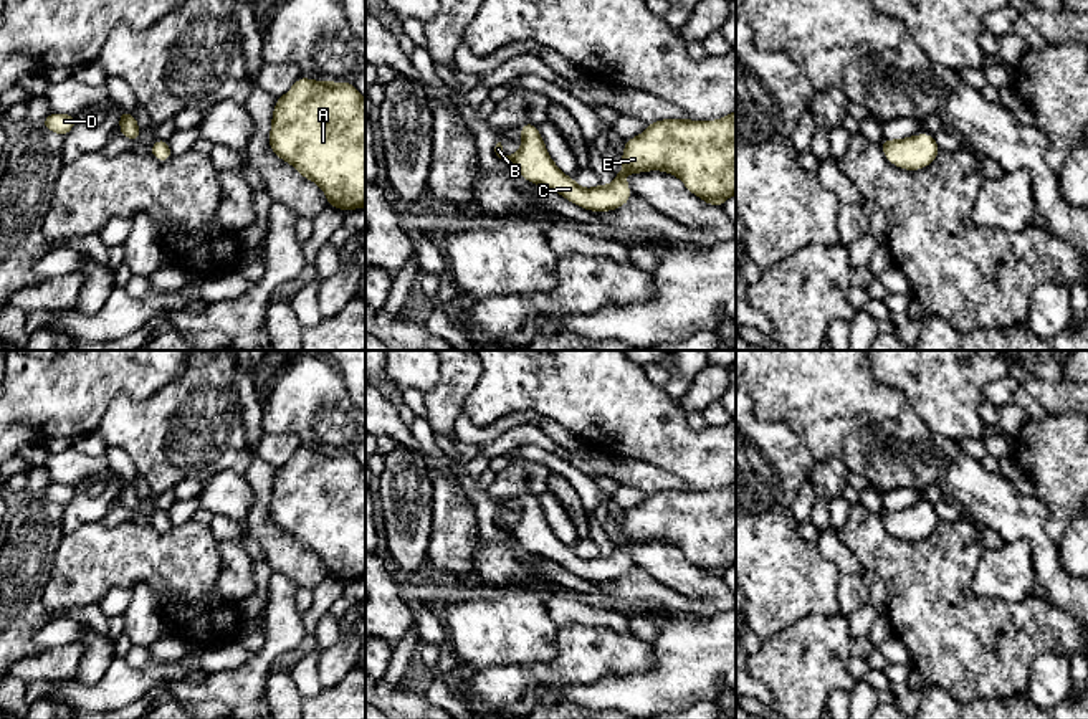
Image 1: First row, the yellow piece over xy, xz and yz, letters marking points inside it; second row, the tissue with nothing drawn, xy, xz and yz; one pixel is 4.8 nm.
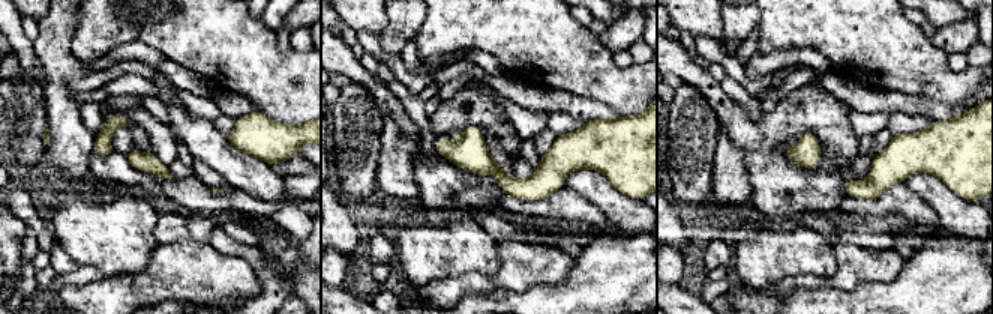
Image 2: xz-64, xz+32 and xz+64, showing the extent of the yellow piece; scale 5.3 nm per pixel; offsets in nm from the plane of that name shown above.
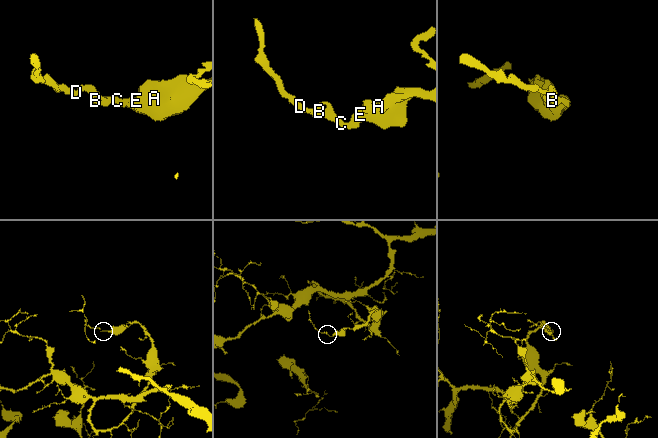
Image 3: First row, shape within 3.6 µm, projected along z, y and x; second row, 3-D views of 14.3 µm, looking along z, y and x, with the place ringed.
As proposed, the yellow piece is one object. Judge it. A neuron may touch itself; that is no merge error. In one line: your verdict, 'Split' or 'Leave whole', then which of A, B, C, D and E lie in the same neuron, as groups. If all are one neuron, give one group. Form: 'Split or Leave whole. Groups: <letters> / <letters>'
Leave whole. Groups: A B C D E

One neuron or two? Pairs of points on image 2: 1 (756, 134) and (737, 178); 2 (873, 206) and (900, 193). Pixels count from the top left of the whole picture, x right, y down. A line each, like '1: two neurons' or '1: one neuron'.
1: two neurons
2: one neuron

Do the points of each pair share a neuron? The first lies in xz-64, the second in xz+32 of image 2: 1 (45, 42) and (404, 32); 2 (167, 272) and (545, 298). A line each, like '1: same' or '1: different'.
1: same
2: different

